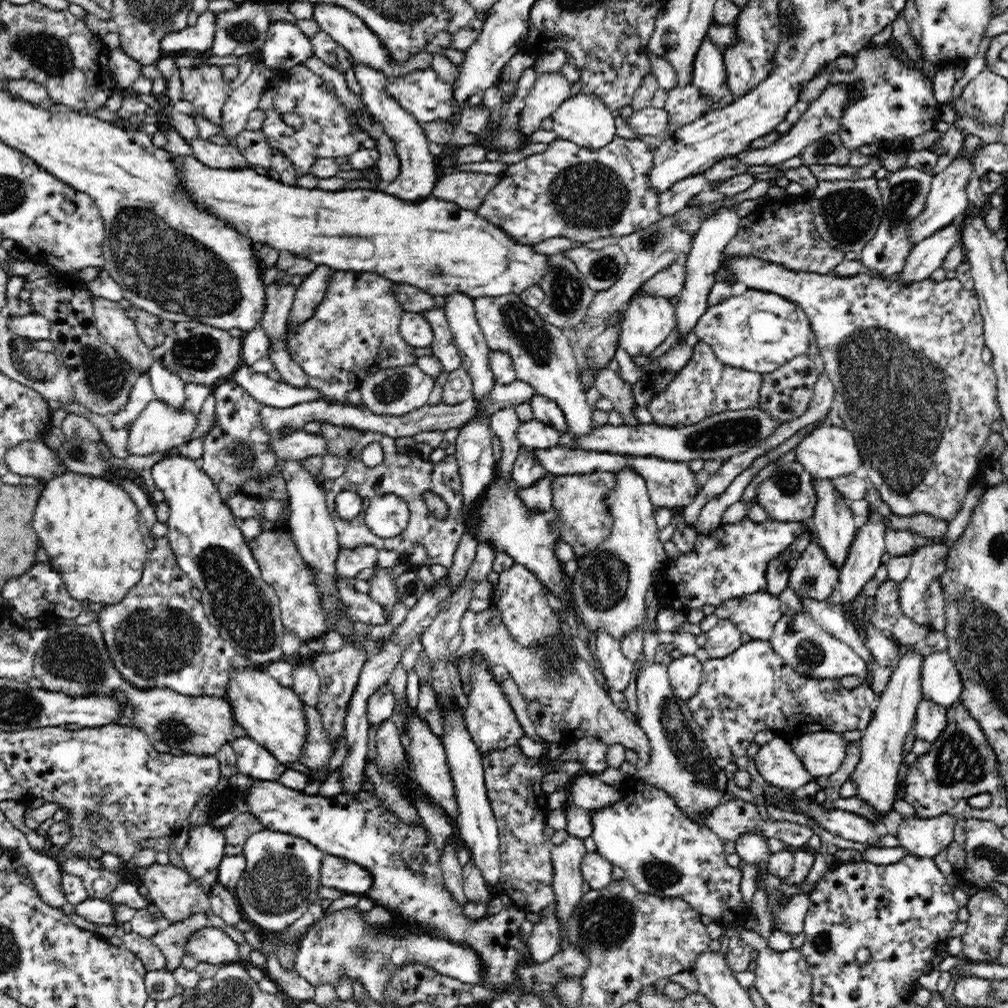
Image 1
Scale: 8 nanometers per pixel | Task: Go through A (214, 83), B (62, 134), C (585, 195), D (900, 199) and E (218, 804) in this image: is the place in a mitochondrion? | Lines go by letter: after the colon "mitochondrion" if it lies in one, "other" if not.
A: other
B: other
C: mitochondrion
D: mitochondrion
E: mitochondrion

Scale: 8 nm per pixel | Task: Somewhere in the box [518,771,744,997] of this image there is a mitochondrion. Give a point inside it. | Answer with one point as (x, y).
(605, 923)

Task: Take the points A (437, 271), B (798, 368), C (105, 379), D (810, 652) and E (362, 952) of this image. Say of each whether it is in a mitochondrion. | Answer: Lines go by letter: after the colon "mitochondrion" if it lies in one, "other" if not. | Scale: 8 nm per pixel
A: mitochondrion
B: other
C: mitochondrion
D: mitochondrion
E: mitochondrion

